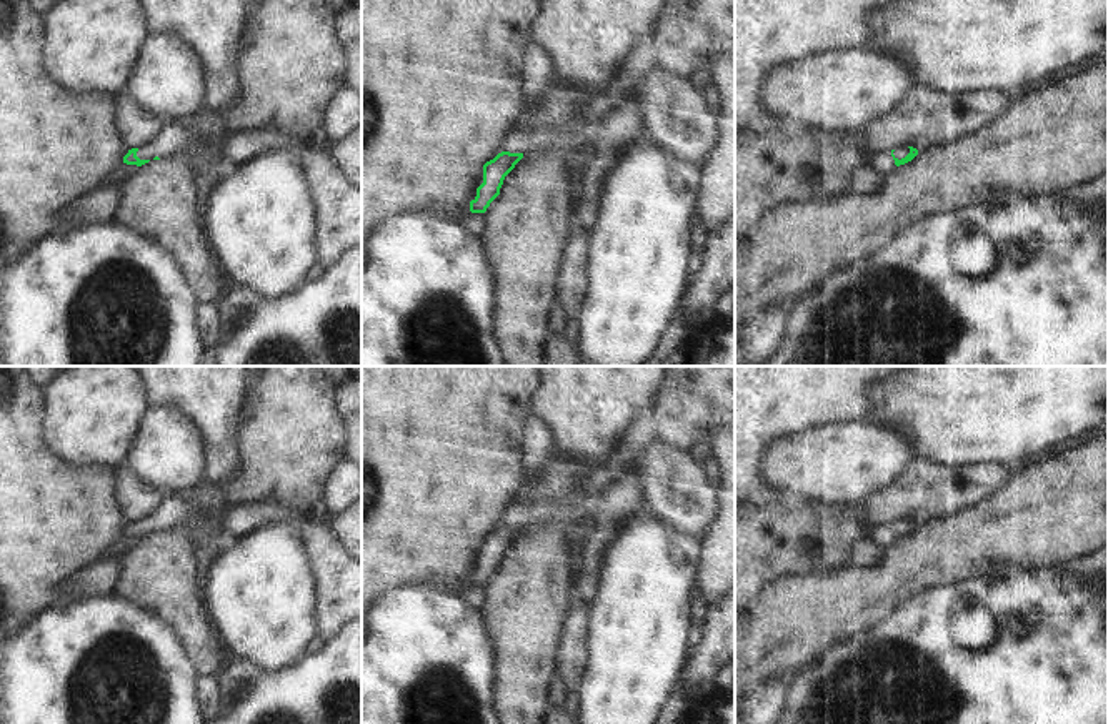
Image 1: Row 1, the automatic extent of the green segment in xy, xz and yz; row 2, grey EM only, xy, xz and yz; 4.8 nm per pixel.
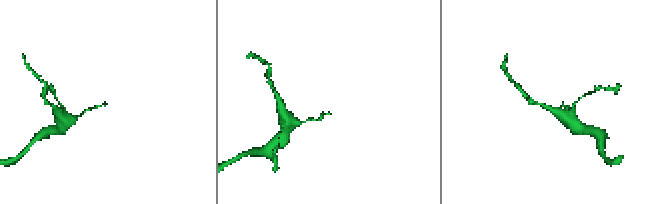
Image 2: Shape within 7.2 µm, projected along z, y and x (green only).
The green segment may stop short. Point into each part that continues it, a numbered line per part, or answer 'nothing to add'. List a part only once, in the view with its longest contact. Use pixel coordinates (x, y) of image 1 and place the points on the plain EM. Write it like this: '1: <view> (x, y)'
1: xy (174, 513)

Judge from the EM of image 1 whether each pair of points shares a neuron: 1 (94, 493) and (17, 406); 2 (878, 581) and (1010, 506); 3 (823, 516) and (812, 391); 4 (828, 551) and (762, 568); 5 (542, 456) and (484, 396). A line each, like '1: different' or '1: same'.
1: same
2: same
3: different
4: same
5: different

